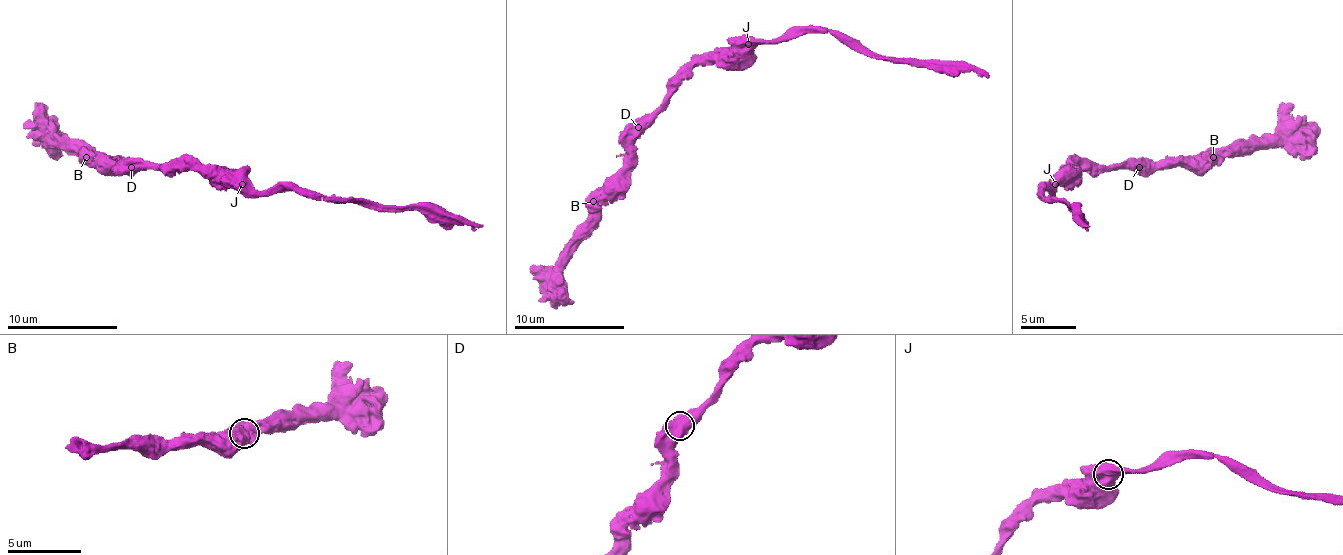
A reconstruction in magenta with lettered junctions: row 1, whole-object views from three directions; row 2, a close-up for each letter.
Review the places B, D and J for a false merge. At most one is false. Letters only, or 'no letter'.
B

